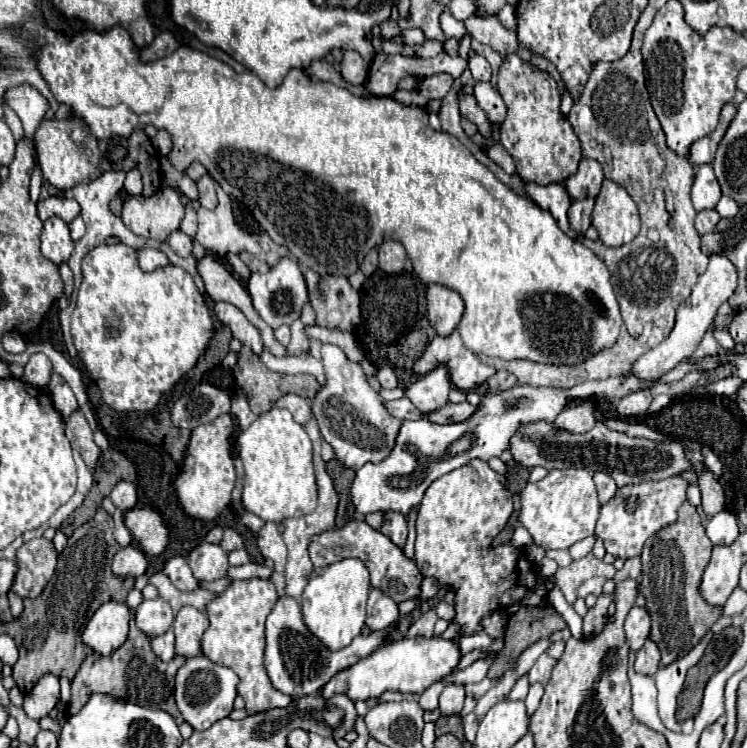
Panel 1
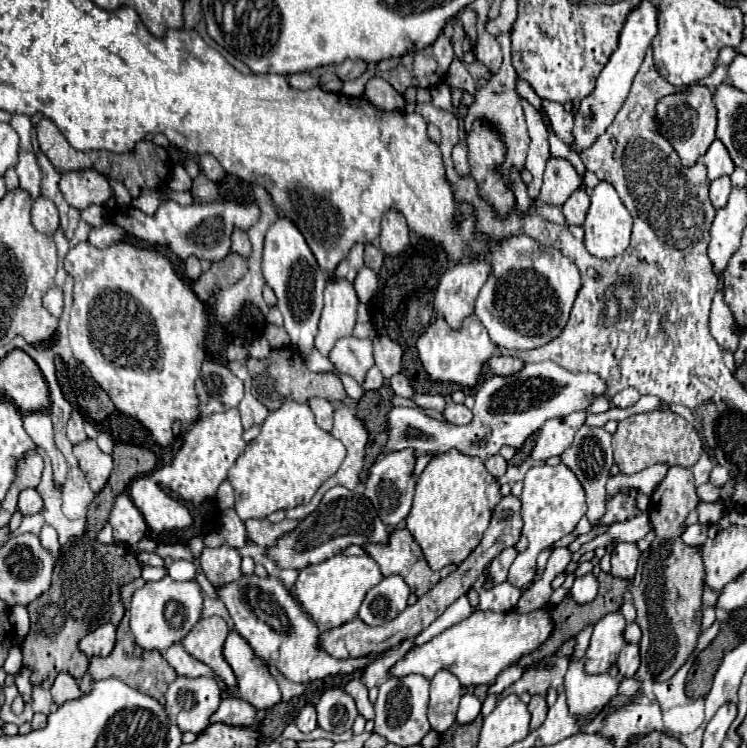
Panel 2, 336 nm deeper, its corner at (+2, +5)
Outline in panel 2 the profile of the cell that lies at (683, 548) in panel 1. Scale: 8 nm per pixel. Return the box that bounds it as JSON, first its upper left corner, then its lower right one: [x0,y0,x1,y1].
[632,467,704,681]

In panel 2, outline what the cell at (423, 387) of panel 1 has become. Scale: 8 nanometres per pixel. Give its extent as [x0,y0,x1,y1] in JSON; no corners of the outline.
[444,399,472,425]

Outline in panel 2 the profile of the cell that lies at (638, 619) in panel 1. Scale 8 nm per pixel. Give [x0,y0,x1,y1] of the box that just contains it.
[584,611,626,675]

